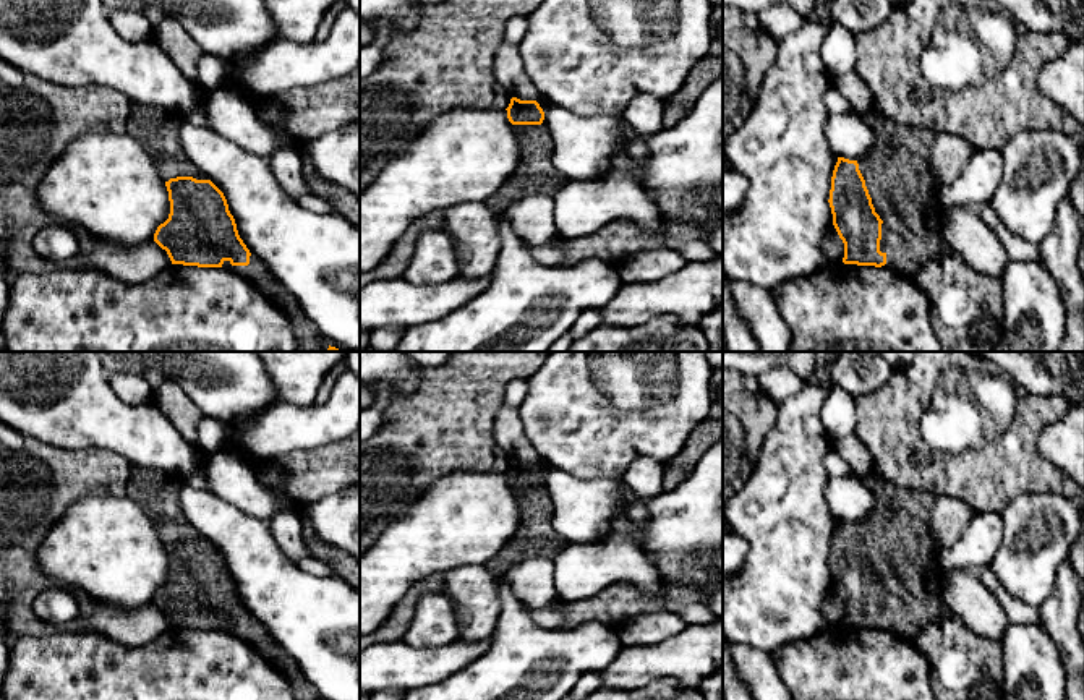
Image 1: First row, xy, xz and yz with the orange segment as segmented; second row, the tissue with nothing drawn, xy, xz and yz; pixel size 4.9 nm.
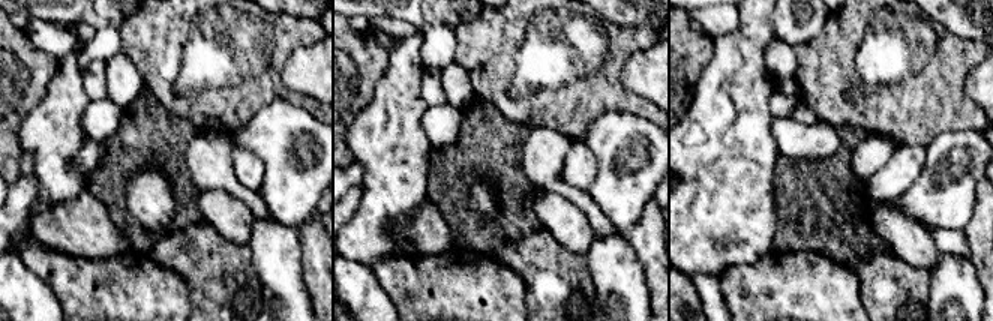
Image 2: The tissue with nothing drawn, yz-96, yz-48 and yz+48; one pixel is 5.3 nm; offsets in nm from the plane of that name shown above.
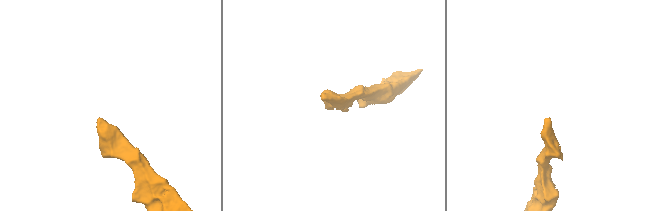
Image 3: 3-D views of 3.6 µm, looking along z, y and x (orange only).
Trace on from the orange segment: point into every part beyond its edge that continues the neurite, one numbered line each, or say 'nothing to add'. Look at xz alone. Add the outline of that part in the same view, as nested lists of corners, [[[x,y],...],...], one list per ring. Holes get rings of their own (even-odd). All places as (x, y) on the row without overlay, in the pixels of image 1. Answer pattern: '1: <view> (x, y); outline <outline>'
1: xz (535, 537); outline [[[544,486],[512,488],[512,491],[520,506],[519,528],[509,543],[484,564],[497,580],[525,559],[554,561],[569,543],[553,525],[553,501]]]

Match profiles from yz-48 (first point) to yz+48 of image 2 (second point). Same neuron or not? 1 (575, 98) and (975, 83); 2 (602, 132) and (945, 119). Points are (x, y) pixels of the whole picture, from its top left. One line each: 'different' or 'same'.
1: different
2: different

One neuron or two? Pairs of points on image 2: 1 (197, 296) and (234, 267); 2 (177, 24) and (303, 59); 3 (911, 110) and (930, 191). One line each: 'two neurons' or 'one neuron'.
1: one neuron
2: two neurons
3: two neurons

